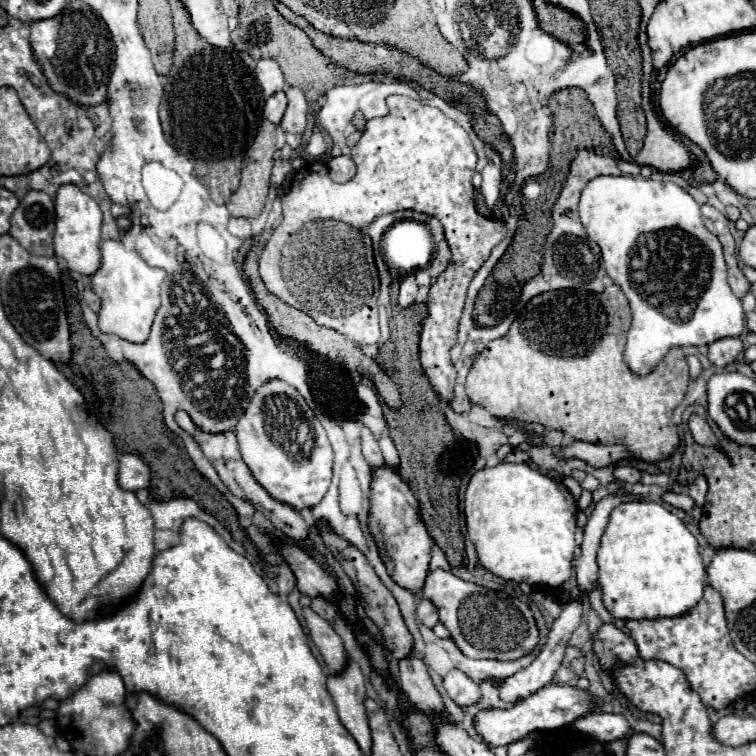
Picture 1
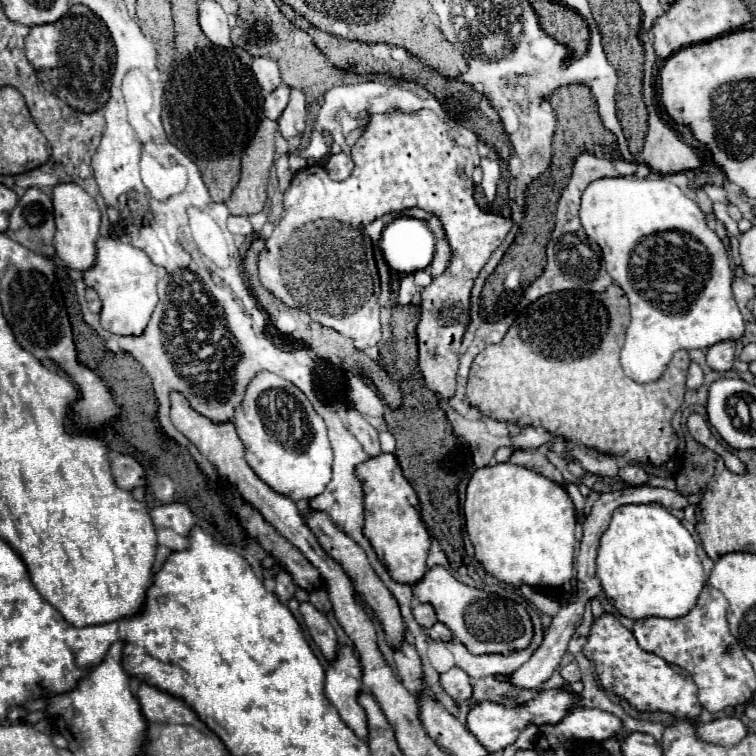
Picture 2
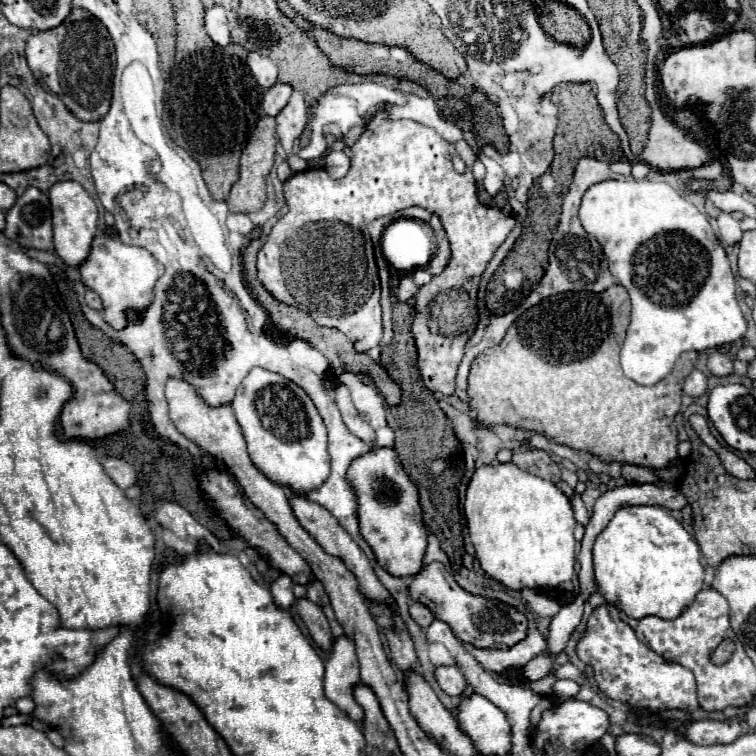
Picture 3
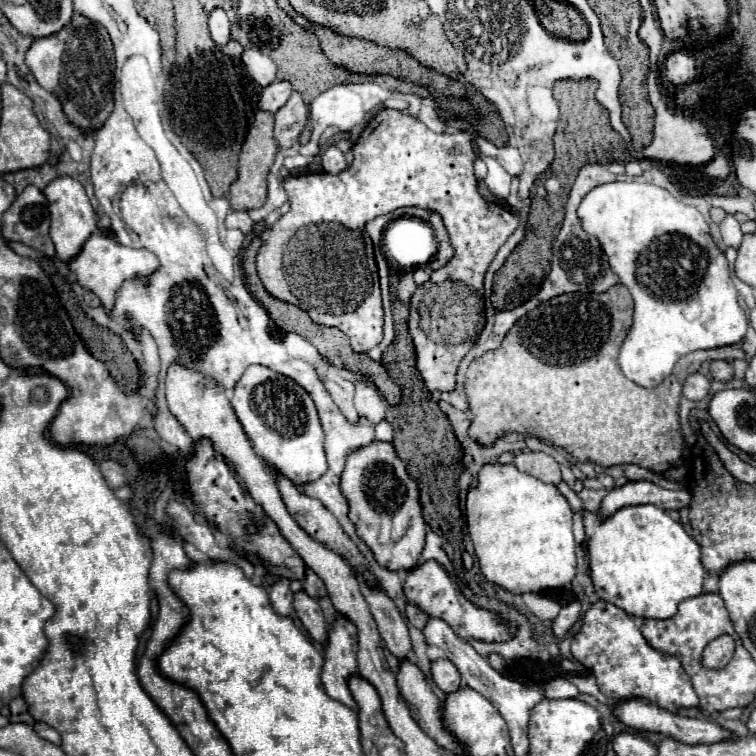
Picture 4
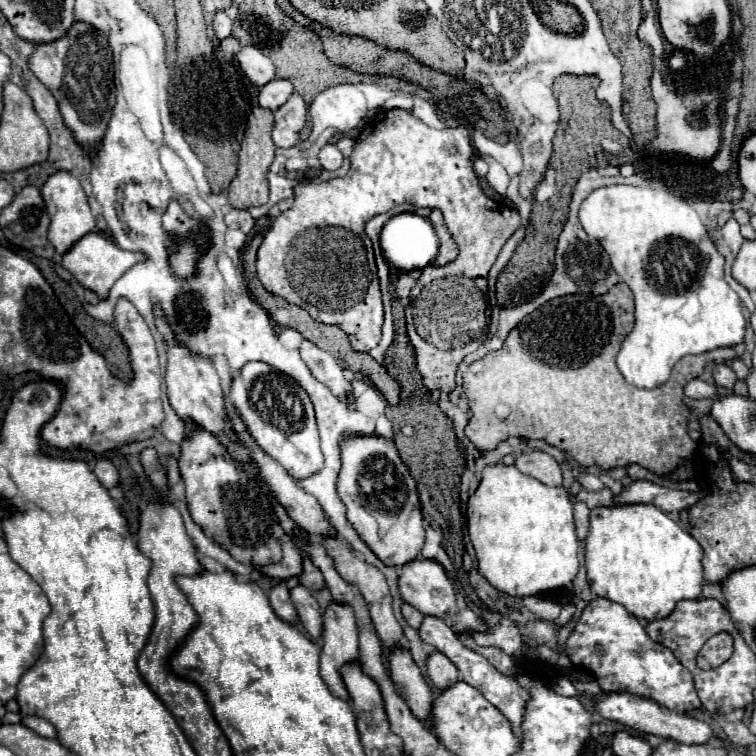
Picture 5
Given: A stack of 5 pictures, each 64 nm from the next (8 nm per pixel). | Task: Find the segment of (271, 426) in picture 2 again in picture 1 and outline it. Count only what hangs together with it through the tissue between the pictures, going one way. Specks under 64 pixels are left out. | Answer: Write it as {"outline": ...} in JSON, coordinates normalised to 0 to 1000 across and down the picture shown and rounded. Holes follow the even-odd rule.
{"outline":[[[373,503],[349,508],[315,558],[312,579],[333,630],[362,661],[394,677],[426,664],[439,632],[439,590],[423,556],[386,511]]]}

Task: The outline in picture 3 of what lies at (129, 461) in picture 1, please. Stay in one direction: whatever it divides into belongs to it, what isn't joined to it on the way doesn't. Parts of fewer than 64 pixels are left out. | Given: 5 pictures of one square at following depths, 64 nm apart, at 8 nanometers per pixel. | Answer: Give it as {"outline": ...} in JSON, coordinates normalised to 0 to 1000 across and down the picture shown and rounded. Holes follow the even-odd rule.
{"outline":[[[148,603],[138,606],[135,616],[138,616],[140,627],[151,635],[151,640],[159,643],[161,648],[167,648],[183,638],[180,619],[172,611],[167,611],[164,606],[148,606]]]}

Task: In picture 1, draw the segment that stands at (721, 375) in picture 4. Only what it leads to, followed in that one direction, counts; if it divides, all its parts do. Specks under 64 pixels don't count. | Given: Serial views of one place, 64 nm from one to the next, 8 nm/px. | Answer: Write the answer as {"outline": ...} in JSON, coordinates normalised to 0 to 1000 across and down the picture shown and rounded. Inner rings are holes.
{"outline":[[[952,447],[937,458],[937,476],[955,487],[971,479],[981,466],[984,466],[984,455],[979,447]]]}

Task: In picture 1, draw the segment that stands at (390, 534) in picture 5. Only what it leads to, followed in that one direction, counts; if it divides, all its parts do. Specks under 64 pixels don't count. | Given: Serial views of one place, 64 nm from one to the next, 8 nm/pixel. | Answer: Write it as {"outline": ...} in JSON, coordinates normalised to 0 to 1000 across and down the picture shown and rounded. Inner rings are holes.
{"outline":[[[513,616],[492,624],[492,672],[489,672],[487,693],[489,693],[489,704],[500,714],[508,743],[521,743],[516,762],[532,778],[540,778],[545,786],[553,786],[561,778],[561,767],[566,762],[569,730],[574,717],[563,704],[561,690],[556,688],[553,661],[548,659],[545,648]]]}

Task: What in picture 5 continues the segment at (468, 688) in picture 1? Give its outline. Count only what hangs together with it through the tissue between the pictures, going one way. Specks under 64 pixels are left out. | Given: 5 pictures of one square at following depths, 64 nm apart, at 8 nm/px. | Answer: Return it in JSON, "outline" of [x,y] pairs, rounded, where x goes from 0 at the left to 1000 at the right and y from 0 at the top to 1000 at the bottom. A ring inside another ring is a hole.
{"outline":[[[574,862],[571,868],[566,868],[563,881],[566,881],[566,894],[569,894],[569,899],[571,899],[582,913],[595,910],[598,905],[606,902],[606,886],[603,886],[603,881],[601,881],[587,865]]]}

